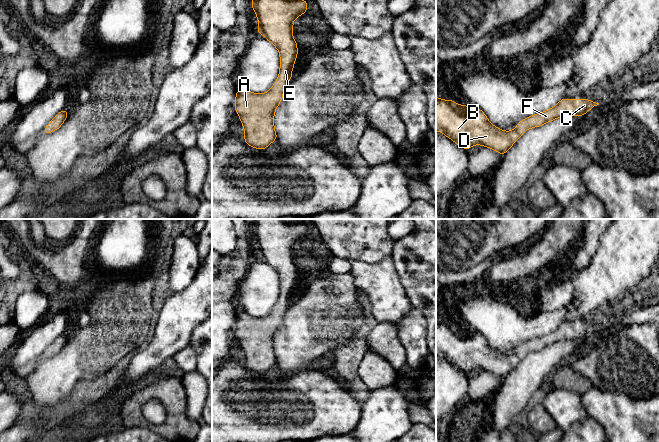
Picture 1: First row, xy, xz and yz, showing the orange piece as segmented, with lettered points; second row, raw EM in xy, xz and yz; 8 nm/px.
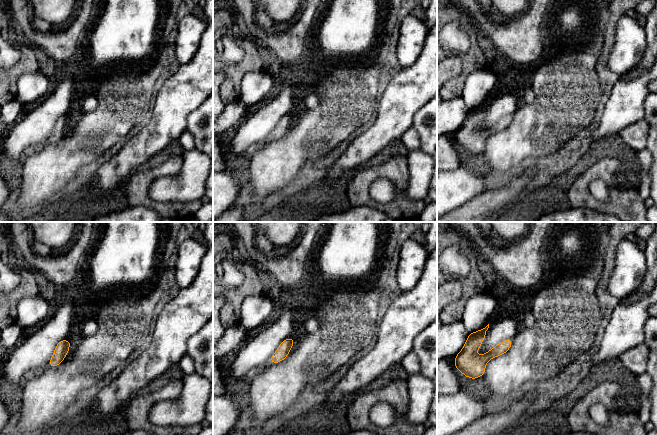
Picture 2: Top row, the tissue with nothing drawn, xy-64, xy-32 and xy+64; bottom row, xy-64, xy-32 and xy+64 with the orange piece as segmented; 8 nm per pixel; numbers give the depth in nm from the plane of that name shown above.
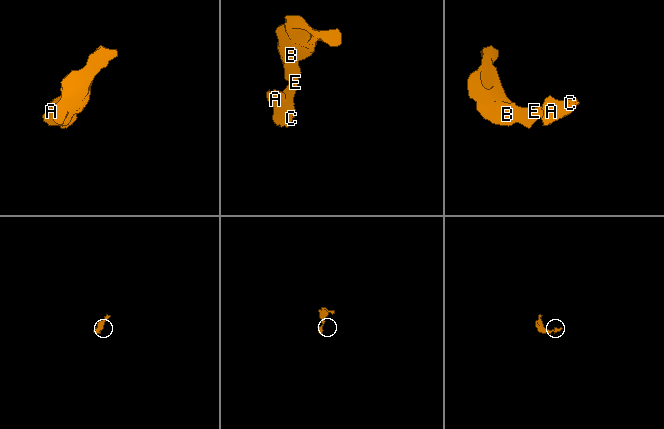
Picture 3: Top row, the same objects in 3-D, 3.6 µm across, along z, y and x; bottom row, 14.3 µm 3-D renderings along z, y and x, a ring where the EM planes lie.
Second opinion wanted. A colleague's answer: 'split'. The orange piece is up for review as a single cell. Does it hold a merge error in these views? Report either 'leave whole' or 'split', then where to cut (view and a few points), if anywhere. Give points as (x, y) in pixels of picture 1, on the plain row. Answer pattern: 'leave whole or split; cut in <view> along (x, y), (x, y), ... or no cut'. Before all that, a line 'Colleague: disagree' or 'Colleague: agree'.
Colleague: disagree
leave whole; no cut

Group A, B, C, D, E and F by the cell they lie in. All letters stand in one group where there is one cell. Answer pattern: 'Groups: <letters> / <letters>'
Groups: A B C D E F

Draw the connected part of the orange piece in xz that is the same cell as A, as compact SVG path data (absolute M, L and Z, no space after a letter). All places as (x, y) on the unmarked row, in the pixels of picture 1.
M251 219L252 233L256 236L259 250L257 256L269 264L279 275L280 294L279 300L272 312L263 318L257 318L247 313L238 313L235 322L235 335L239 339L243 349L247 369L264 374L273 365L277 364L274 352L274 337L282 325L285 311L292 301L292 293L297 279L297 267L293 263L293 246L300 239L307 236L308 226L297 223L293 219Z

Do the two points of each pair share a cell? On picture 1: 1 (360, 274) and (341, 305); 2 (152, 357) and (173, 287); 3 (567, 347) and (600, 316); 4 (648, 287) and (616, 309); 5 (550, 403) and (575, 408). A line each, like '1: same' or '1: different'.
1: different
2: different
3: different
4: same
5: same

